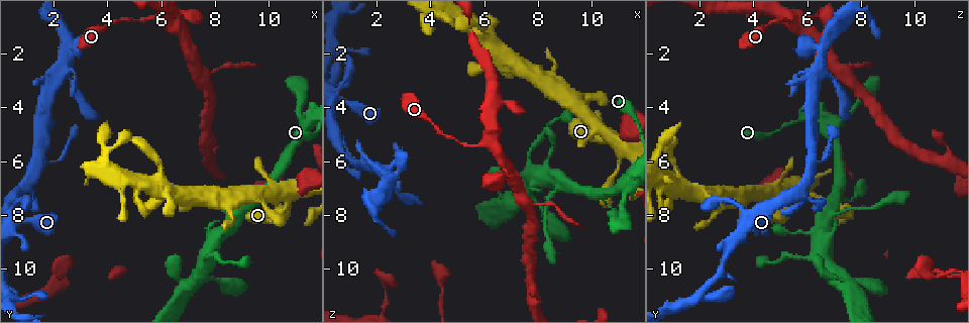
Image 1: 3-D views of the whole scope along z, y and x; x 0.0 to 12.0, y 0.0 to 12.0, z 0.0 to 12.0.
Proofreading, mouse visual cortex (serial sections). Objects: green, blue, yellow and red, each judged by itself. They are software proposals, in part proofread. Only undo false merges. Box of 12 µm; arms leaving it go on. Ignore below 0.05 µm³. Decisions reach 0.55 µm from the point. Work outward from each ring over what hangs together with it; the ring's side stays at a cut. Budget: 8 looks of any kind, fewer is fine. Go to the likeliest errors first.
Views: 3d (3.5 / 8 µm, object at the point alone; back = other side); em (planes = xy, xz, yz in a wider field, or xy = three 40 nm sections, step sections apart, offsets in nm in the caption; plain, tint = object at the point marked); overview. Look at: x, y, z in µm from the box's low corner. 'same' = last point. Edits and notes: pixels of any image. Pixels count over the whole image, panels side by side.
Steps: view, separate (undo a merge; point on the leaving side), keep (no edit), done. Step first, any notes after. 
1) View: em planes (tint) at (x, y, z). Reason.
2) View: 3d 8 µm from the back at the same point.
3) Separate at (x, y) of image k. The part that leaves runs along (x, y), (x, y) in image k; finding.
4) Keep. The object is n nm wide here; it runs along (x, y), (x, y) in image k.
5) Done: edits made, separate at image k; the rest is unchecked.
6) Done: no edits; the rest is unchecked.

View: 3d 3.5 µm at (1.3, 6.3, 6.1). Three-way junction.

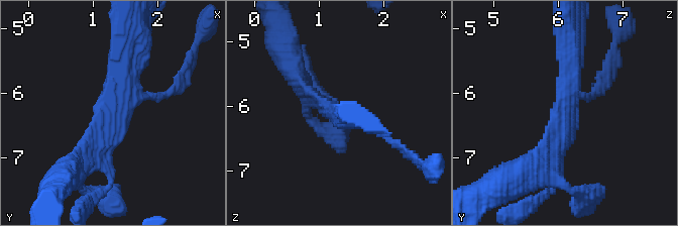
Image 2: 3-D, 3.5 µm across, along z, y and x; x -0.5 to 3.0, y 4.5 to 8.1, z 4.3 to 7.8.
View: em xy step 1 (tint) at (1.35, 6.25, 6.10). 3 arms meet here; the arms are 100, 250, 350 nm wide; need the tissue.

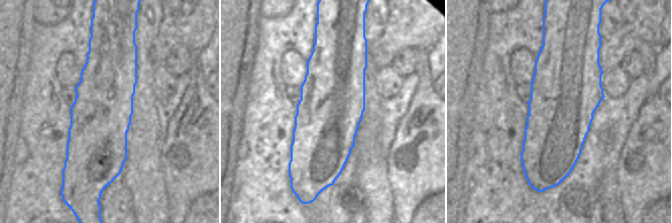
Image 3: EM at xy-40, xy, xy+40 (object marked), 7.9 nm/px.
Keep. All the same cell.

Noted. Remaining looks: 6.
View: 3d 3.5 µm from the back at (9.8, 7.4, 3.9). Small branch off a trunk.

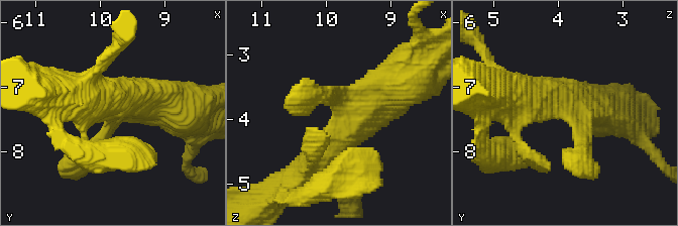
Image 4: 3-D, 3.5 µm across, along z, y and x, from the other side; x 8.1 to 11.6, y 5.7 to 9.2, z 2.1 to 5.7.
View: em xy step 3 (tint) at (9.70, 7.35, 3.90). 3 arms meet here; the arms are 200, 500, 600 nm wide; now the EM.

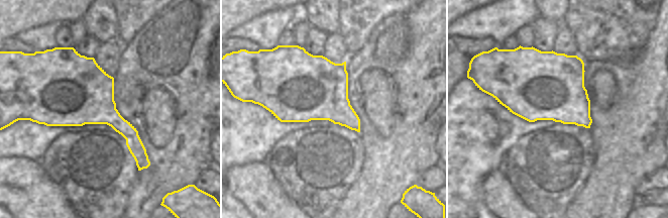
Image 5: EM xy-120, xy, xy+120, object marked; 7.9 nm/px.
View: em xy step 5 (tint) at the same point. Another direction.

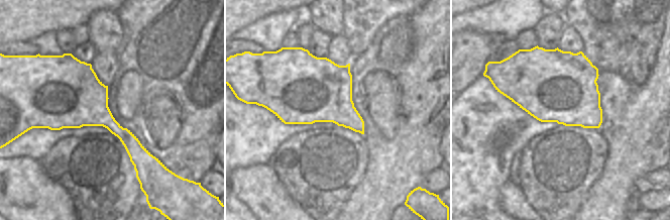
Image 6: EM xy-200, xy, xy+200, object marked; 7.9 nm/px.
Keep. All the same cell.

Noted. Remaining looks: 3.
View: 3d 8 µm at (8.9, 8.0, 6.9). Three arms meet.

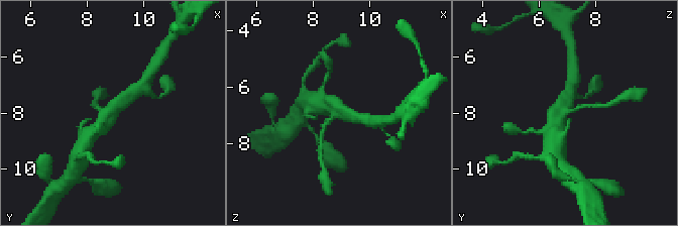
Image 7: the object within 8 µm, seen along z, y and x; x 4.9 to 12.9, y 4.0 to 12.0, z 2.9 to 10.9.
View: 3d 3.5 µm from the back at (9.0, 8.0, 6.8). Zoom in.

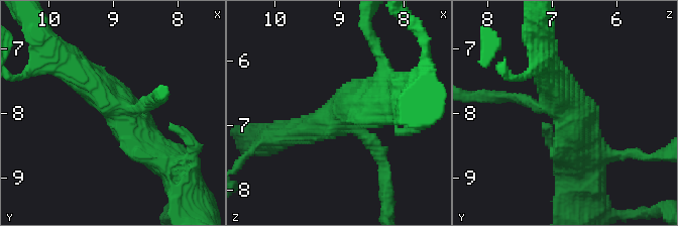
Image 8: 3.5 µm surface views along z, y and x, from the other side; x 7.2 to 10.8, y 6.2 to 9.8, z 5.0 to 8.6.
View: em xy step 5 (tint) at (8.95, 7.85, 6.80). Now the EM.

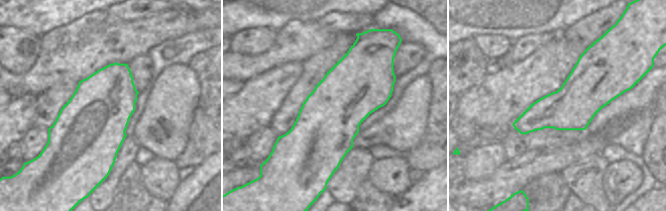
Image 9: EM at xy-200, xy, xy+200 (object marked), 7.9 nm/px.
Keep. Continuous, no second cell.

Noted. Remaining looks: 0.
Done: no edits; the rest is unchecked.

